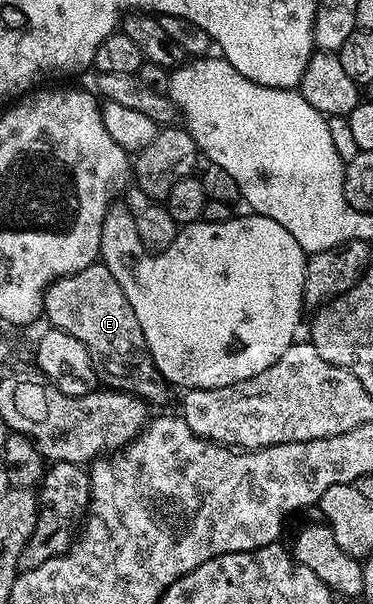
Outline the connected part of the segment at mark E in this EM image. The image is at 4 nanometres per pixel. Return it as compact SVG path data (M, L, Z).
M95 264L78 274L69 274L51 282L42 301L42 309L45 321L50 321L53 329L68 332L86 345L103 387L135 394L147 404L165 400L168 383L152 360L144 332L140 332L136 312L132 312L132 304L128 304L124 288L116 284L116 276L112 276L106 266Z

